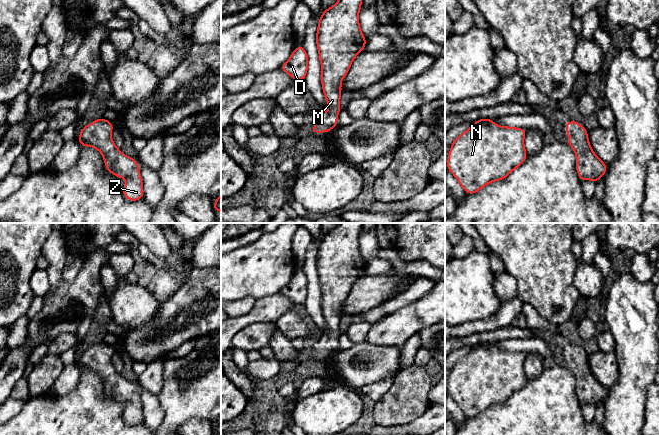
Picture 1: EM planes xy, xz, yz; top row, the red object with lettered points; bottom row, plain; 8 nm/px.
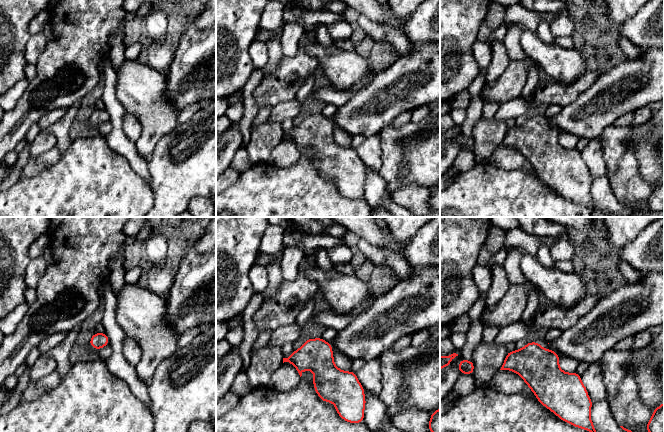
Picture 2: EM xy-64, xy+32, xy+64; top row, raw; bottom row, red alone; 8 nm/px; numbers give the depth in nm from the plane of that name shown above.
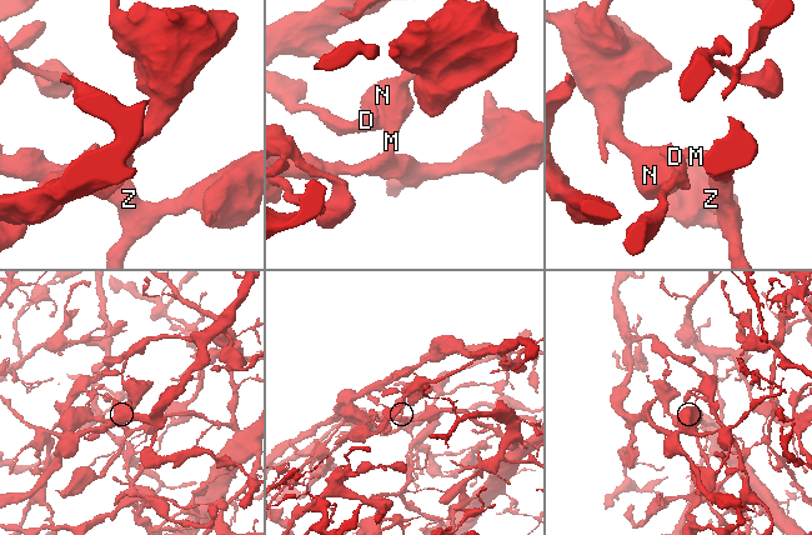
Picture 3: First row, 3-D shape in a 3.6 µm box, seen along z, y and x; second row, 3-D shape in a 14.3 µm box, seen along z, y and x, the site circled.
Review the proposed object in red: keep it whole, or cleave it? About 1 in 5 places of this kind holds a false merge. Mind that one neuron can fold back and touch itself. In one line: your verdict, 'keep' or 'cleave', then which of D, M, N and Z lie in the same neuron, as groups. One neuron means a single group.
keep | D M N Z

